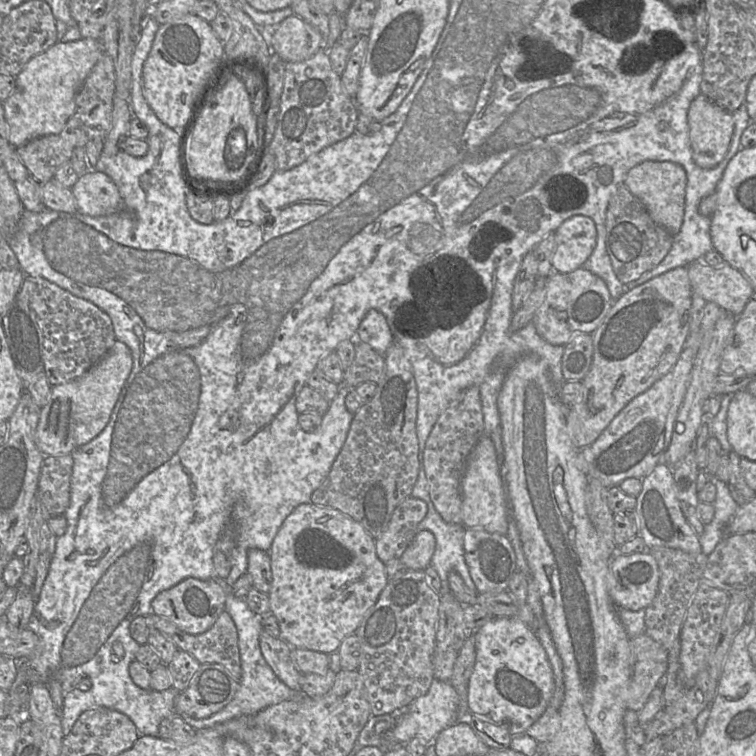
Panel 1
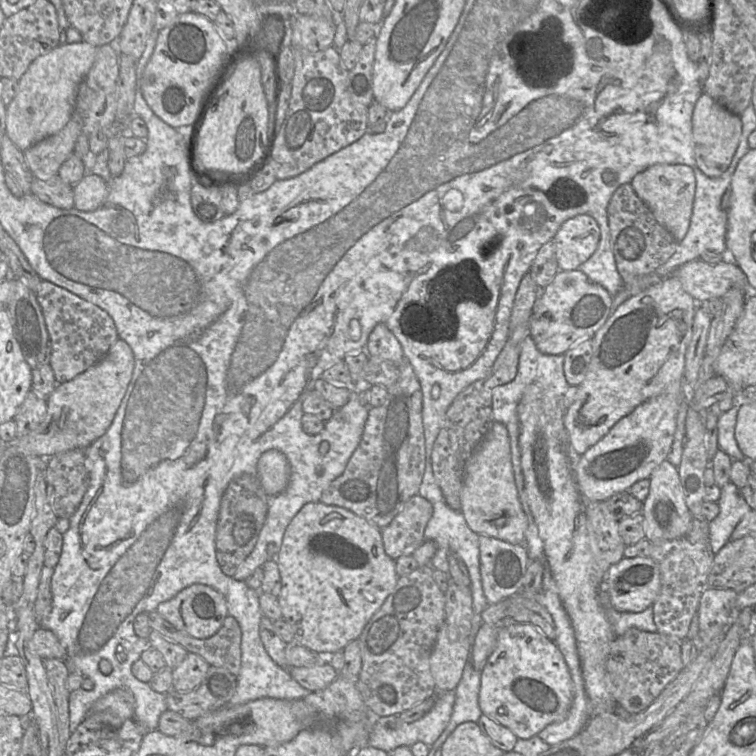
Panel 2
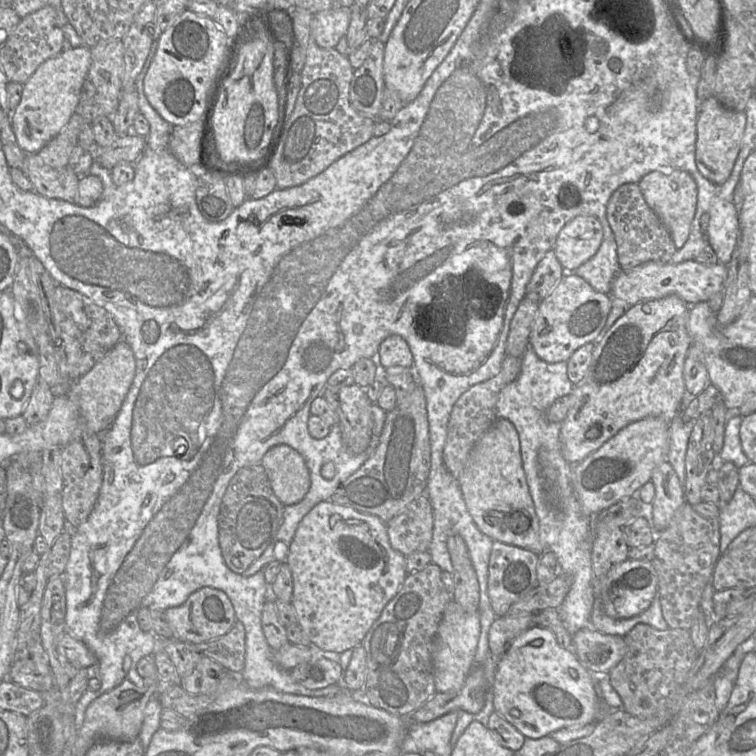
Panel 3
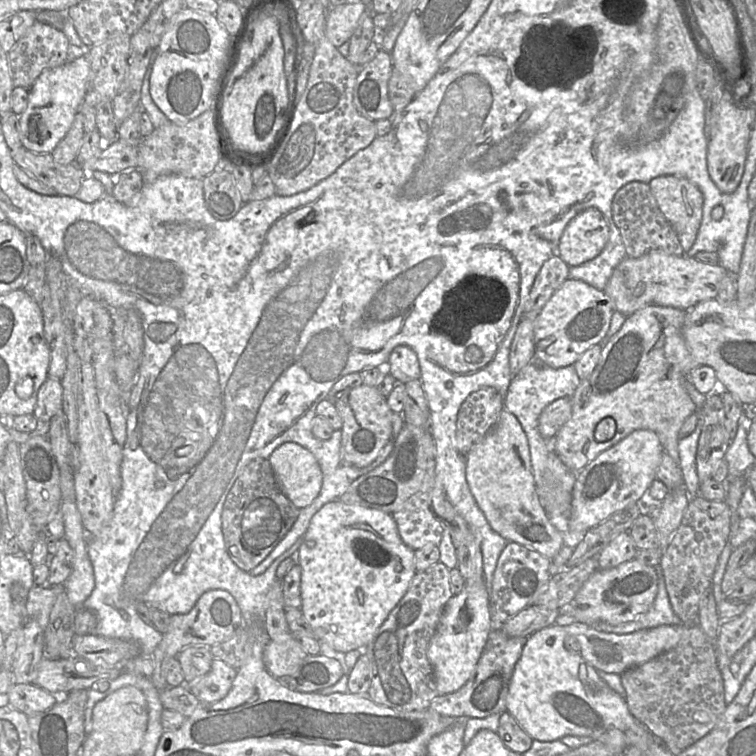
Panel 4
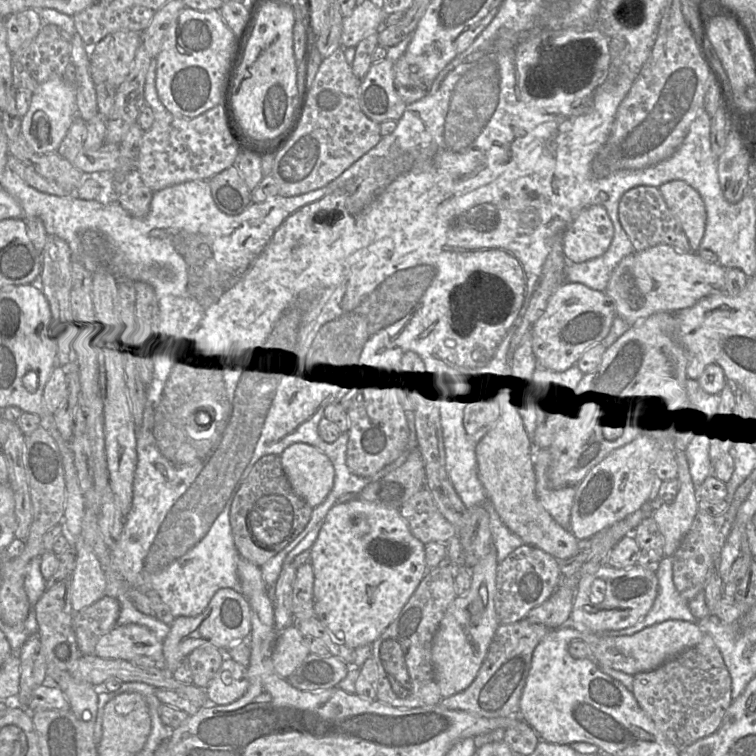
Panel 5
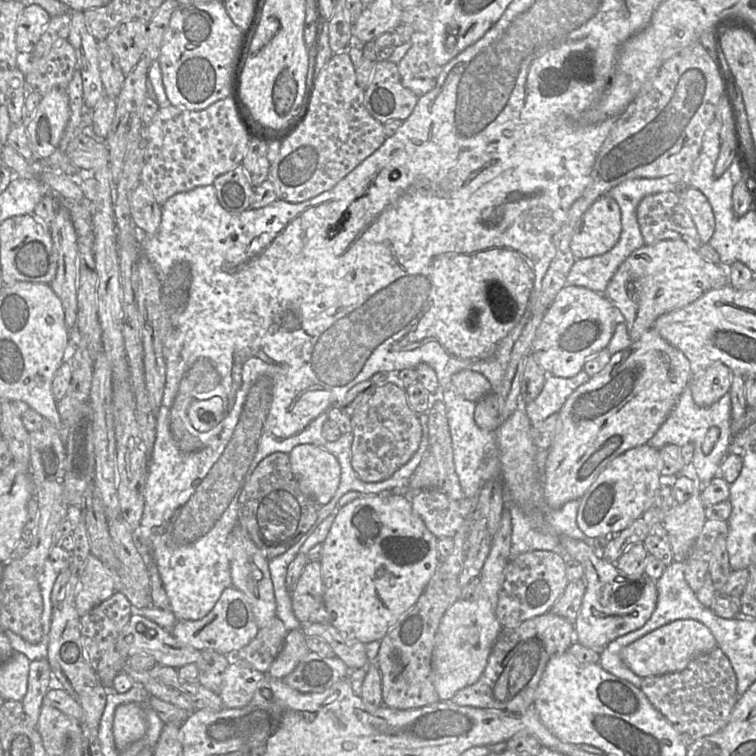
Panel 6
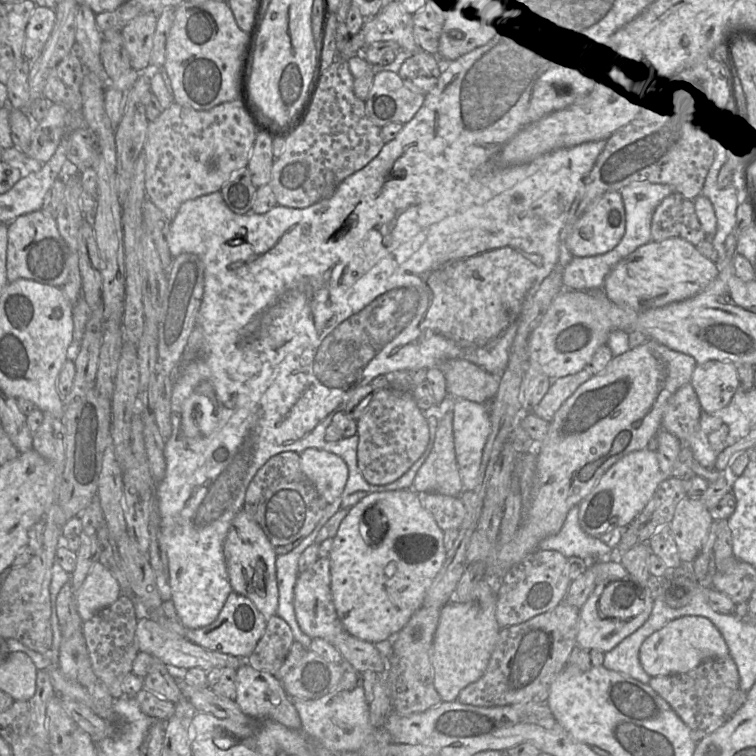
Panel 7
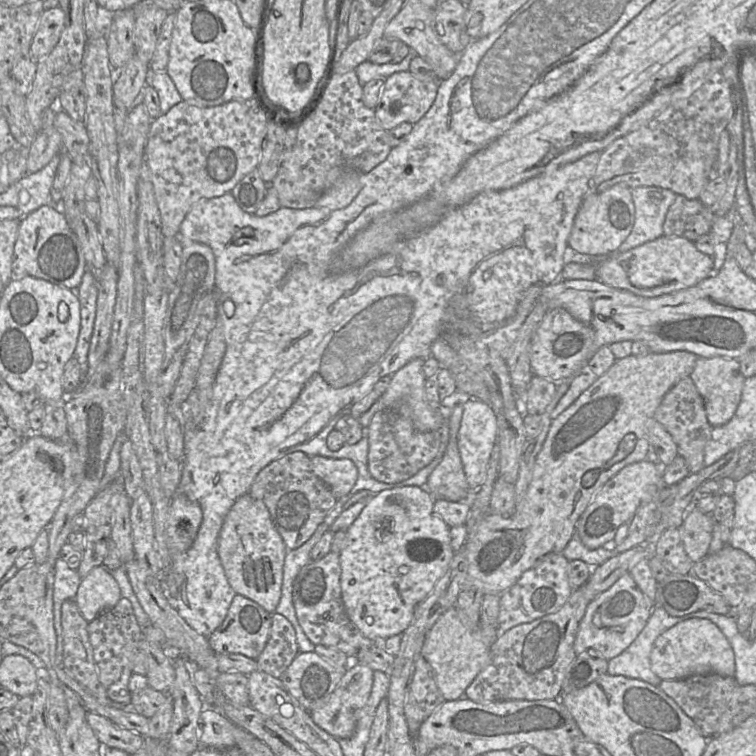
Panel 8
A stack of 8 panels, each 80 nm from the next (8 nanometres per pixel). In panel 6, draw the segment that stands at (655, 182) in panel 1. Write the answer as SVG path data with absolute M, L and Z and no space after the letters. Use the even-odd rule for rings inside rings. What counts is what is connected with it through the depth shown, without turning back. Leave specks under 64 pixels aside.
M683 187L677 191L696 227L701 243L708 243L714 232L715 221L707 198L693 187Z

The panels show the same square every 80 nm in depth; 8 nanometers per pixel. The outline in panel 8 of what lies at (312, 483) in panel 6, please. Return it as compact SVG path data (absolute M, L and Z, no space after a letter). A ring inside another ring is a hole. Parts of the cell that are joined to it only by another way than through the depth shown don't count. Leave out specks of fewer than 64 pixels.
M312 456L311 465L337 499L346 495L357 481L358 470L352 460Z

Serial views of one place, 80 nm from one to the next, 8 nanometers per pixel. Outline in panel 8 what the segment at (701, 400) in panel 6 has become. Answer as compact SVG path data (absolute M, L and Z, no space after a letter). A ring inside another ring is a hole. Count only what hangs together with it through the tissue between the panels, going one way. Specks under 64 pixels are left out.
M720 356L698 357L690 377L703 399L709 424L712 427L726 424L733 417L739 405L743 383L746 379L740 372L738 360Z

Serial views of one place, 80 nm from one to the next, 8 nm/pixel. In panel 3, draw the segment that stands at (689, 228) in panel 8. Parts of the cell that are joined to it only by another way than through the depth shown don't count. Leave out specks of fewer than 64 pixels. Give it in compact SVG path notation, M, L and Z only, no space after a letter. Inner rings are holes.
M626 183L613 192L607 204L607 218L615 236L620 270L646 262L668 263L677 251L668 229L648 206L637 183Z

